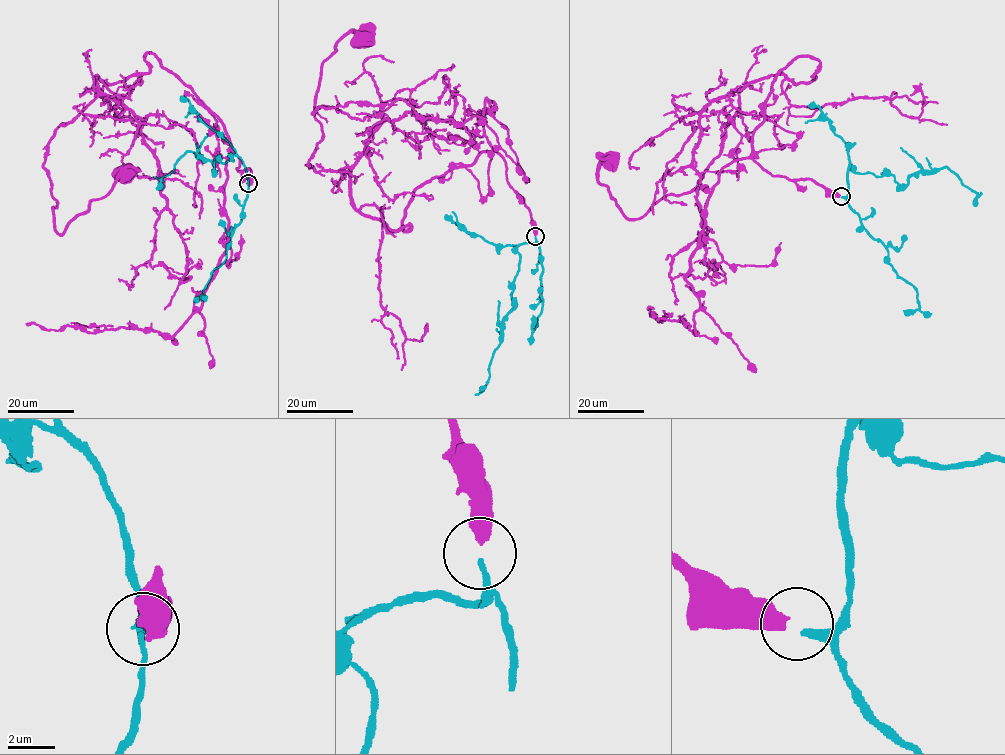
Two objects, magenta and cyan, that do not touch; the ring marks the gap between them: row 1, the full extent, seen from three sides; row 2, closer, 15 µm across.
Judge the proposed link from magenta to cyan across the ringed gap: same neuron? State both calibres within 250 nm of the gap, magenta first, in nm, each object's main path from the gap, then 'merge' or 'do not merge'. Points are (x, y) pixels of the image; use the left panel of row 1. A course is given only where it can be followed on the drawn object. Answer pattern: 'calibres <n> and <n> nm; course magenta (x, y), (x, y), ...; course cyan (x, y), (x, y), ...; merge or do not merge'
calibres 480 and 280 nm; course magenta (249, 182), (221, 120), (150, 53), (147, 73), (97, 77), (52, 137), (56, 231), (125, 171); course cyan (248, 184), (245, 167), (233, 155), (232, 161), (215, 163), (214, 171), (210, 161), (187, 151), (158, 189); merge

